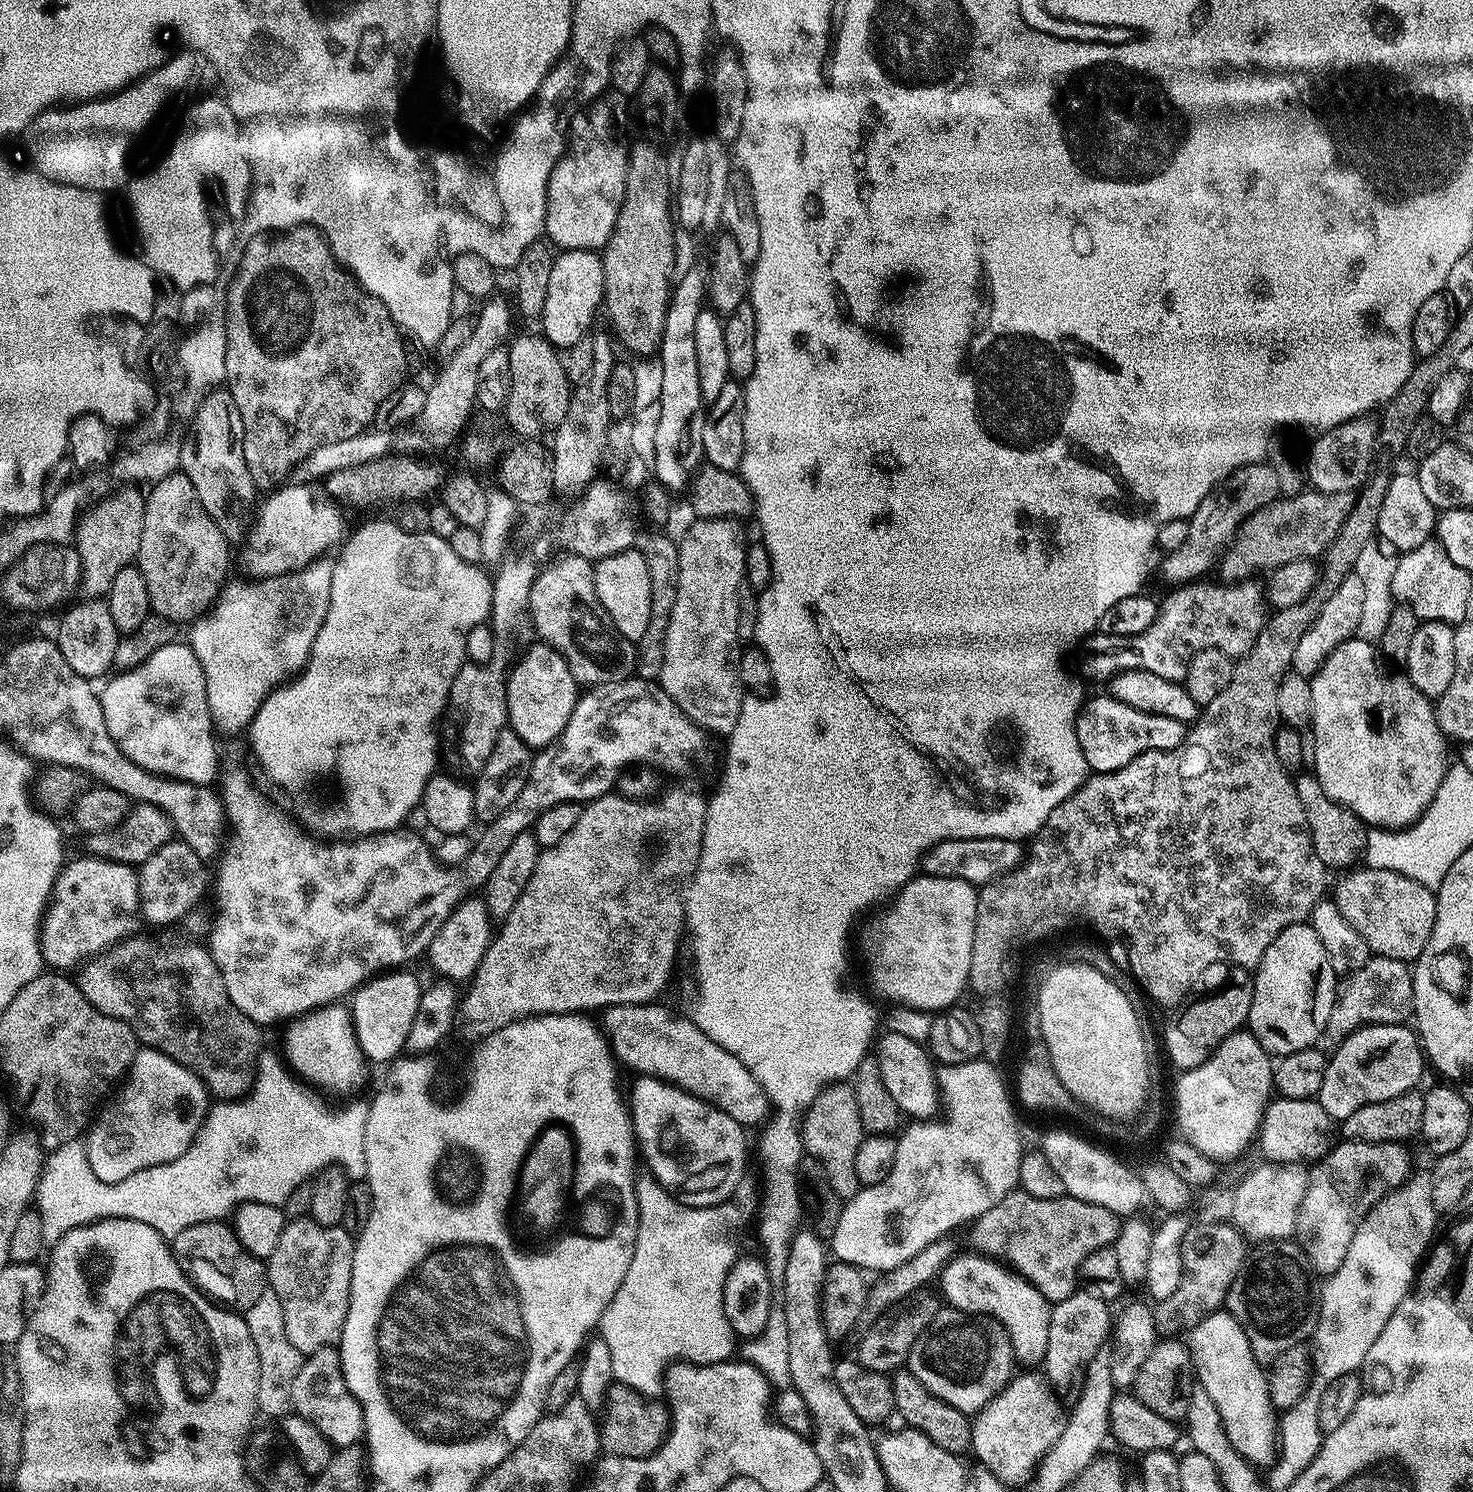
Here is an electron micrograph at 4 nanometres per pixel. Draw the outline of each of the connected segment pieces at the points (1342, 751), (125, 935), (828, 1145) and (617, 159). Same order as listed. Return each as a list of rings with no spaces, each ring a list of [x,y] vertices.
[[[1353,638],[1346,641],[1342,646],[1335,648],[1315,676],[1311,677],[1314,710],[1312,711],[1310,736],[1312,732],[1313,738],[1316,739],[1316,745],[1313,748],[1311,745],[1310,760],[1311,763],[1312,760],[1316,763],[1314,774],[1318,778],[1318,782],[1322,782],[1322,790],[1326,790],[1326,794],[1331,800],[1355,812],[1356,817],[1364,821],[1365,825],[1385,830],[1399,830],[1416,823],[1420,815],[1430,806],[1434,794],[1438,794],[1438,786],[1442,782],[1446,771],[1446,763],[1444,764],[1444,744],[1446,745],[1446,738],[1440,732],[1440,727],[1436,721],[1436,709],[1433,701],[1427,696],[1423,696],[1403,675],[1396,676],[1393,680],[1387,680],[1380,673],[1379,663],[1381,664],[1381,661],[1378,659],[1378,648],[1373,641]]]
[[[84,854],[81,860],[71,860],[61,867],[56,876],[40,926],[40,959],[52,970],[68,970],[64,968],[72,967],[75,969],[83,965],[112,945],[129,939],[133,935],[132,931],[142,924],[139,878],[133,865],[102,860],[91,854]]]
[[[837,1082],[825,1088],[813,1100],[816,1101],[807,1105],[802,1119],[804,1151],[824,1163],[828,1185],[840,1195],[841,1201],[847,1202],[857,1196],[862,1187],[858,1169],[854,1166],[858,1146],[866,1135],[862,1118],[858,1115],[858,1102],[848,1082]]]
[[[600,98],[589,103],[587,107],[585,112],[580,112],[573,118],[572,124],[570,120],[570,143],[548,180],[548,205],[546,206],[544,230],[547,239],[560,250],[569,248],[603,249],[604,245],[608,243],[610,234],[616,225],[616,219],[620,214],[624,183],[628,177],[630,144],[629,141],[624,141],[623,134],[616,129],[616,120],[612,117],[611,106],[604,101],[604,98]]]

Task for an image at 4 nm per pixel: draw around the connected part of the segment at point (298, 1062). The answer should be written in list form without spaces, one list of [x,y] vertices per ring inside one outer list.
[[[337,1002],[293,1019],[287,1025],[288,1033],[284,1036],[283,1055],[289,1069],[322,1090],[346,1092],[356,1087],[364,1076],[366,1061],[356,1042],[352,1014],[342,1005]]]

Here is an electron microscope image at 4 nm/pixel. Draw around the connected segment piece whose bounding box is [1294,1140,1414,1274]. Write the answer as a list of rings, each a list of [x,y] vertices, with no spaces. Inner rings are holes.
[[[1344,1140],[1333,1146],[1321,1160],[1311,1165],[1308,1174],[1308,1190],[1302,1200],[1294,1236],[1300,1249],[1311,1262],[1313,1273],[1331,1274],[1334,1270],[1338,1270],[1338,1266],[1342,1266],[1342,1261],[1345,1260],[1350,1250],[1350,1242],[1354,1242],[1357,1226],[1363,1220],[1364,1215],[1384,1195],[1386,1186],[1404,1185],[1413,1175],[1412,1156],[1404,1148],[1407,1147],[1403,1143],[1371,1144],[1370,1142]]]

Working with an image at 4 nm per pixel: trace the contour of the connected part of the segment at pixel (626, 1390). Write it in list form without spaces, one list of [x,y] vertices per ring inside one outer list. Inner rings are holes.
[[[612,1383],[604,1395],[602,1413],[598,1420],[600,1447],[609,1456],[642,1458],[657,1452],[670,1427],[670,1412],[663,1403],[636,1392],[625,1384]]]

